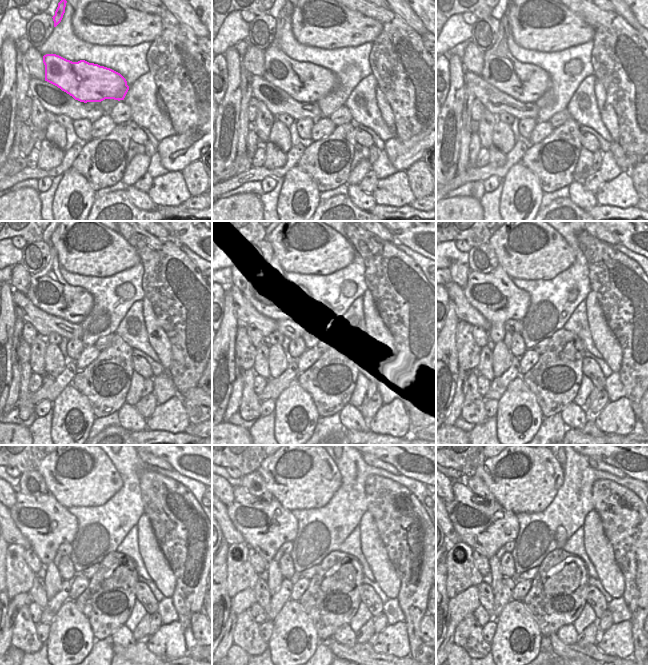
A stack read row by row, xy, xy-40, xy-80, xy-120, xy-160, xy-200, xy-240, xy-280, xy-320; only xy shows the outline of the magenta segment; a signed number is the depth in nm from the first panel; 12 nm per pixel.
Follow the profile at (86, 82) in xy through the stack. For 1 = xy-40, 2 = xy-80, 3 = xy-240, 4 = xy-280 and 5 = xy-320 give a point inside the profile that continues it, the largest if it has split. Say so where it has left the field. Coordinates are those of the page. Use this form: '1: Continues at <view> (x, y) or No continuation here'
1: Continues at xy-40 (305, 82)
2: Continues at xy-80 (525, 82)
3: Continues at xy-240 (46, 524)
4: Continues at xy-280 (265, 527)
5: Continues at xy-320 (485, 527).

